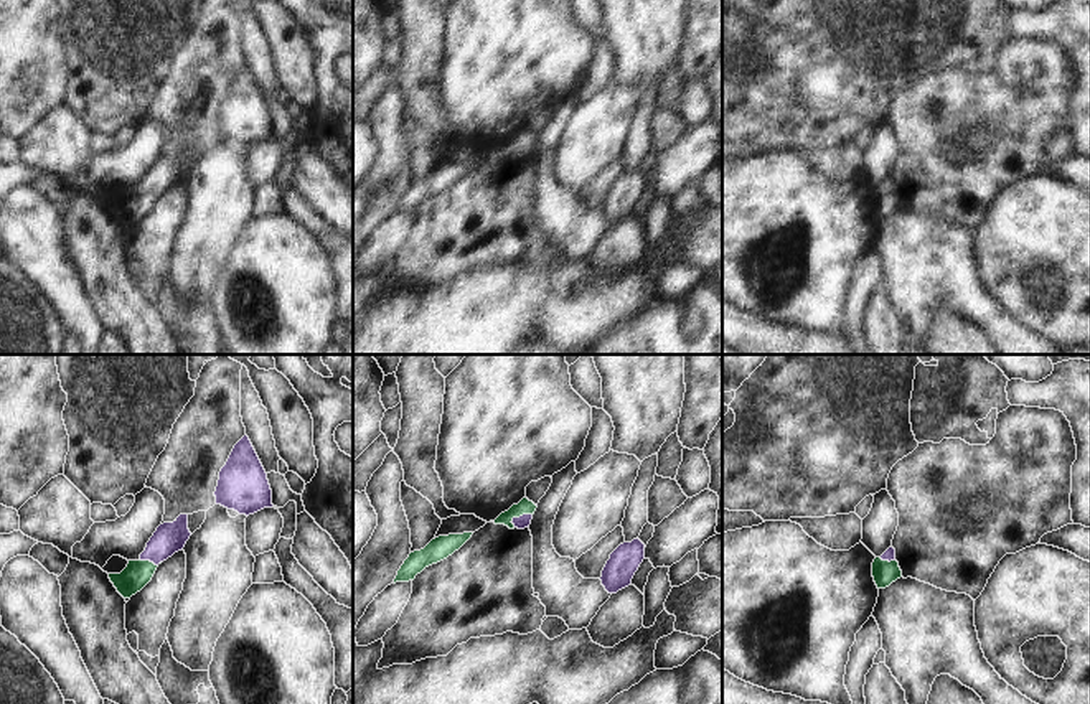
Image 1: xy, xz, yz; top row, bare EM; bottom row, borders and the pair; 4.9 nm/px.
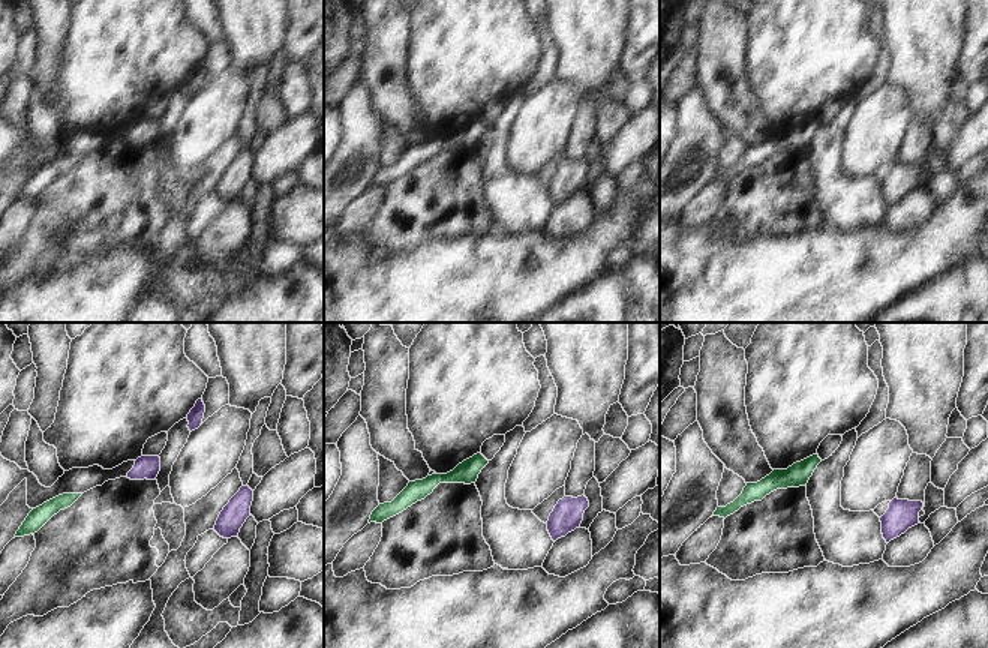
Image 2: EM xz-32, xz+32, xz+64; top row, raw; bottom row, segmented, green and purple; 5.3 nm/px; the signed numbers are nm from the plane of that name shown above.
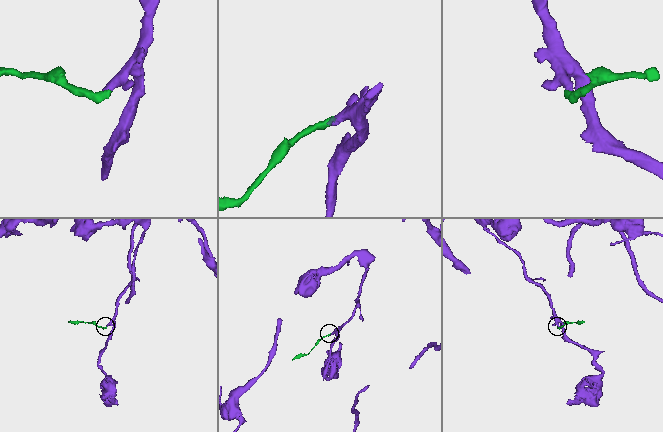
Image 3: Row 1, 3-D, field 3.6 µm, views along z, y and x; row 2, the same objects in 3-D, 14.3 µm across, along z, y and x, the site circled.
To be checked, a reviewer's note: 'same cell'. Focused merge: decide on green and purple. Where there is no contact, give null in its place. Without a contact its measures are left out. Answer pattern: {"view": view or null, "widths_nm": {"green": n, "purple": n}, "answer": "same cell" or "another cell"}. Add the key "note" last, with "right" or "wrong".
{"view": "xz", "widths_nm": {"green": 80, "purple": 70}, "answer": "same cell", "note": "right"}

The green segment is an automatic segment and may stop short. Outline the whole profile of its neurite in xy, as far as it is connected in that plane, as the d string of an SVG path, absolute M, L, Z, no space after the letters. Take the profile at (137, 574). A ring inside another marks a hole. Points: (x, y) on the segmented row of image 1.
M188 514L157 528L139 561L129 561L120 574L109 574L110 582L124 598L140 592L153 577L160 562L181 551L190 539Z

